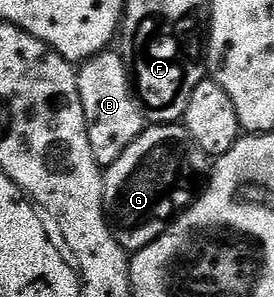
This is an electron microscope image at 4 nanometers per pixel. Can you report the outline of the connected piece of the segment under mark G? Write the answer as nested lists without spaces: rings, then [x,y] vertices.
[[[182,123],[153,124],[103,174],[103,212],[117,242],[128,254],[140,252],[161,238],[171,221],[199,195],[213,167]]]

